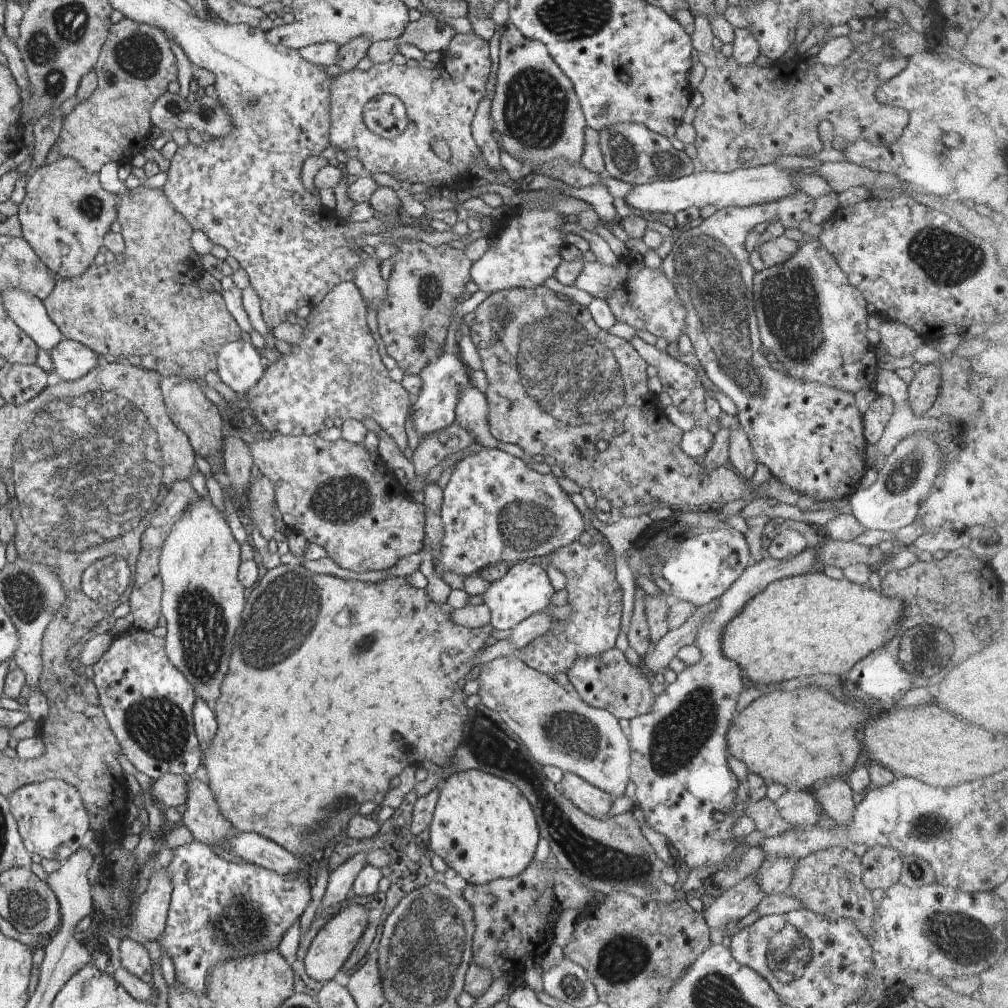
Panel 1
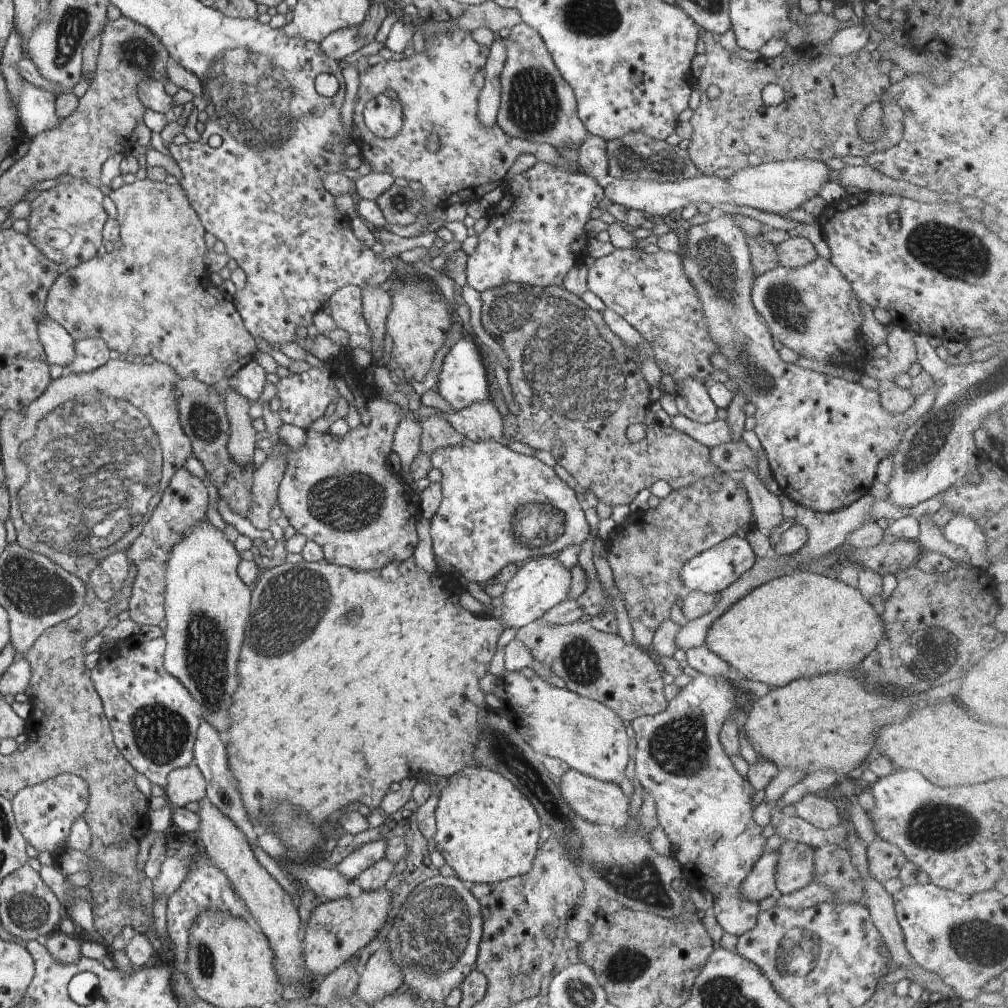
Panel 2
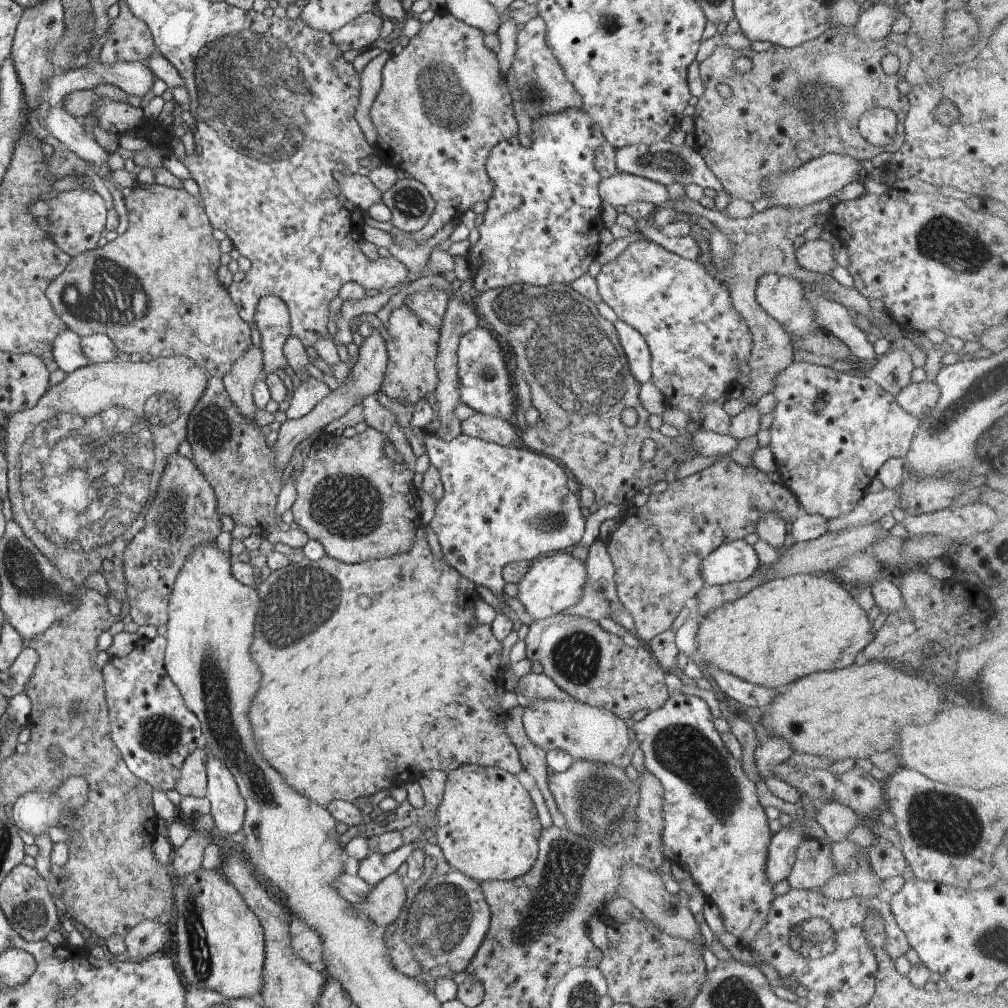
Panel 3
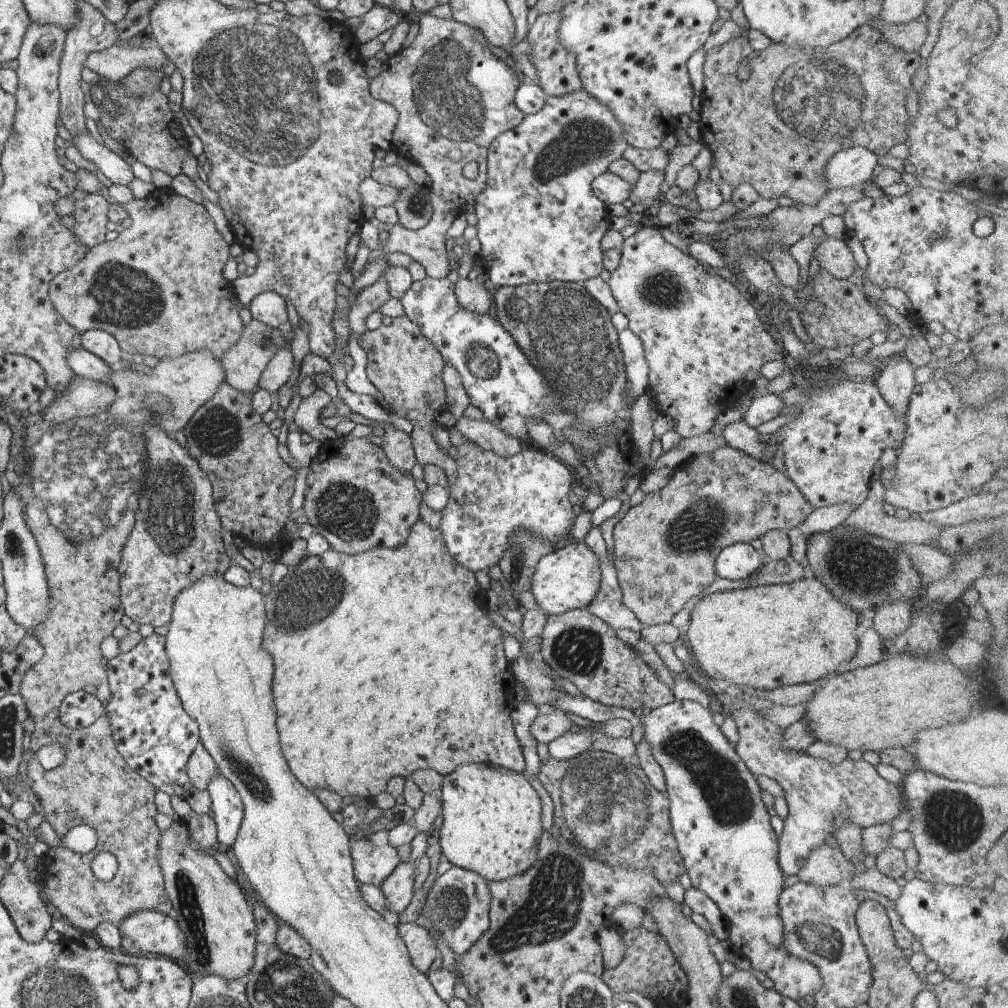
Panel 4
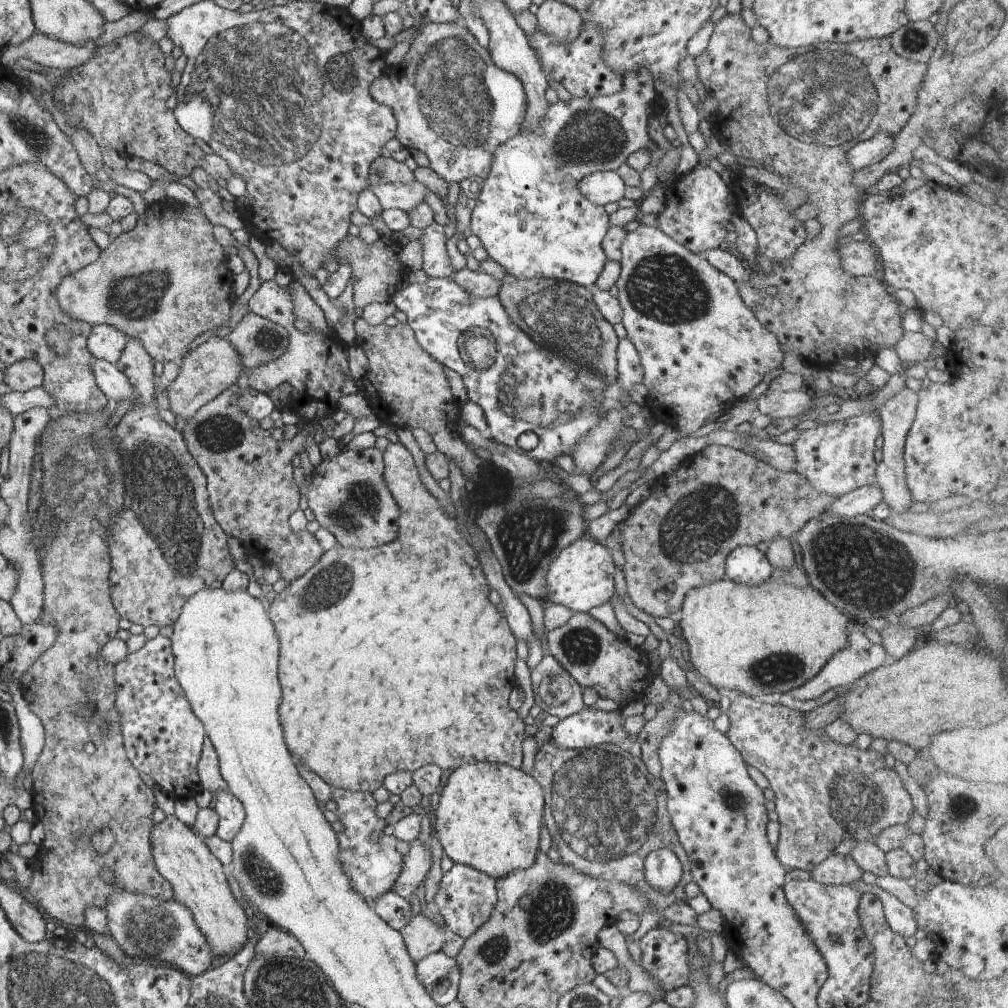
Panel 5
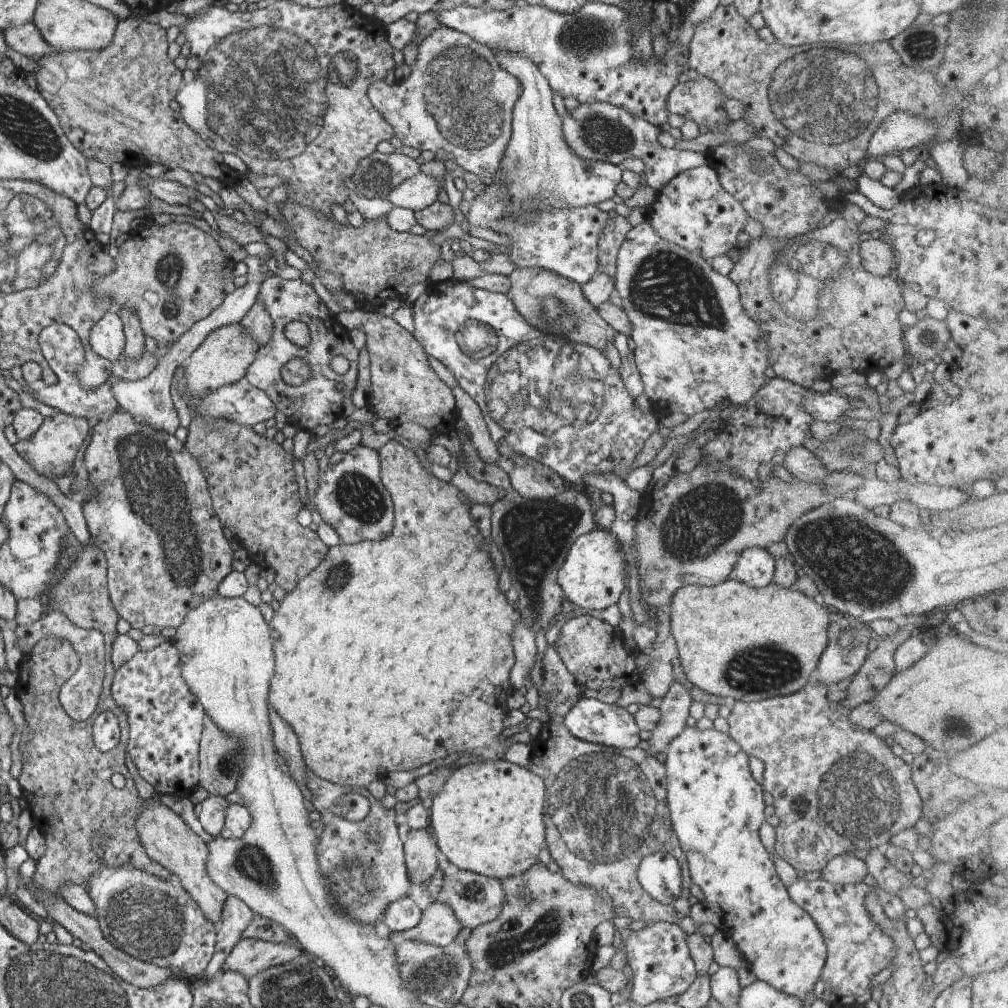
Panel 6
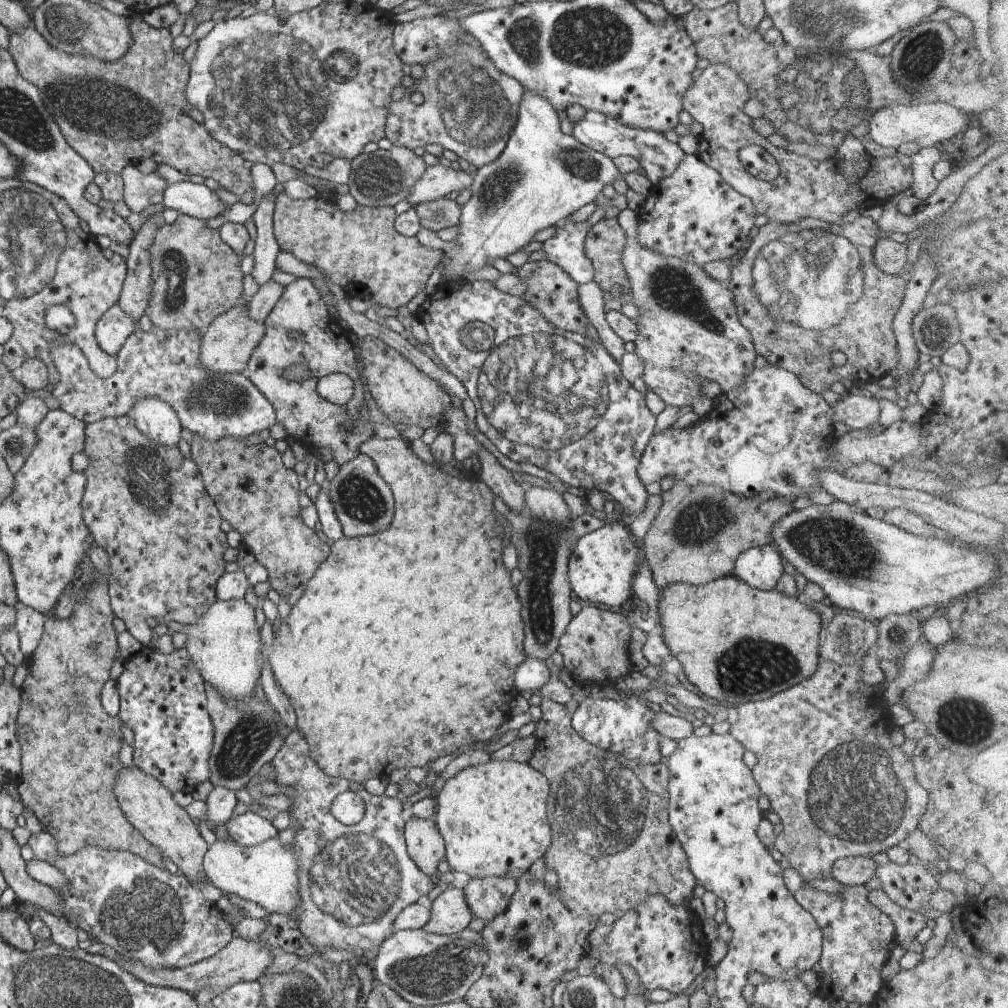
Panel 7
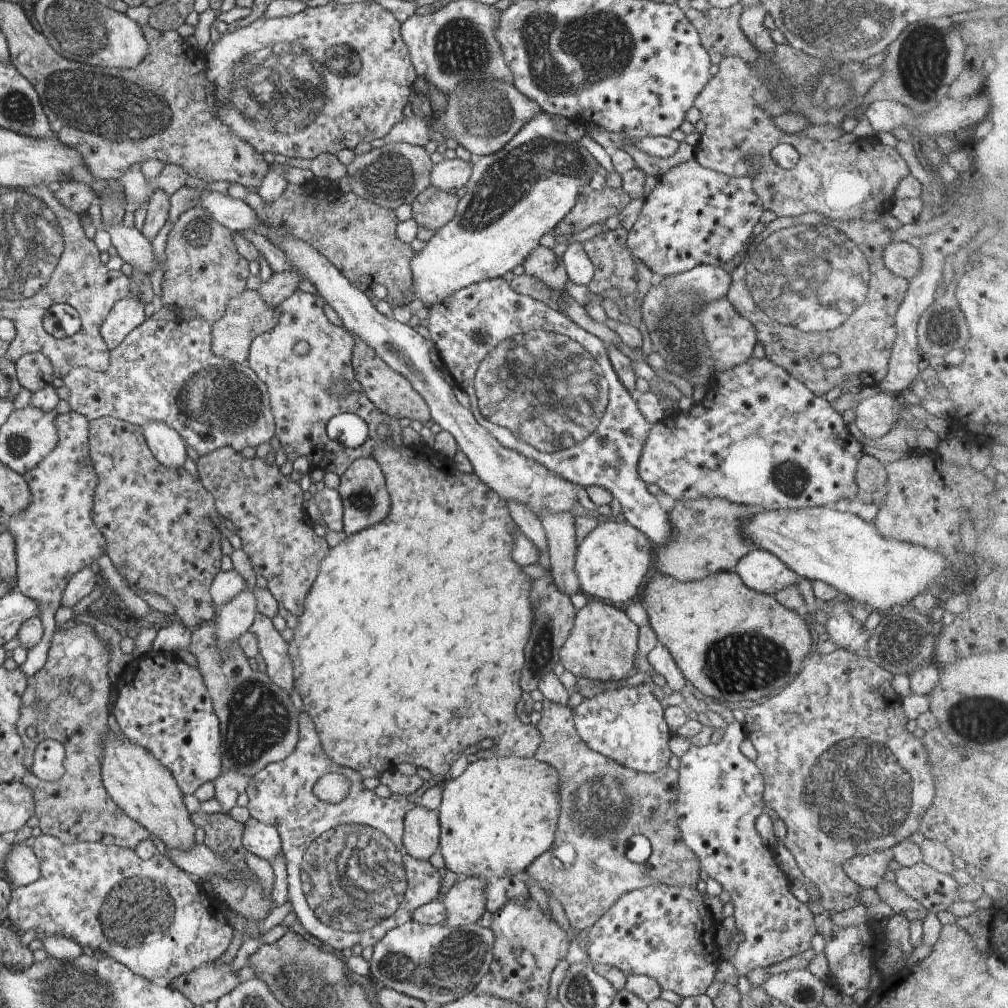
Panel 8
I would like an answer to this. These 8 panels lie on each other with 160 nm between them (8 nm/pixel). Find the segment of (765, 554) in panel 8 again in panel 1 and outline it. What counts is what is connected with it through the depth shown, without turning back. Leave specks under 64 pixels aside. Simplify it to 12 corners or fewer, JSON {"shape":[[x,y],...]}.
{"shape":[[744,535],[682,540],[659,574],[672,600],[719,599],[752,564]]}

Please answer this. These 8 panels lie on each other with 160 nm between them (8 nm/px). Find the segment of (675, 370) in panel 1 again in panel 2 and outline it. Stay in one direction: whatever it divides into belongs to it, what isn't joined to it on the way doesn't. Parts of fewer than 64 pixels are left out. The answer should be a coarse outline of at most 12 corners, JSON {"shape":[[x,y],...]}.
{"shape":[[690,376],[676,384],[680,414],[701,424],[717,421],[709,384]]}

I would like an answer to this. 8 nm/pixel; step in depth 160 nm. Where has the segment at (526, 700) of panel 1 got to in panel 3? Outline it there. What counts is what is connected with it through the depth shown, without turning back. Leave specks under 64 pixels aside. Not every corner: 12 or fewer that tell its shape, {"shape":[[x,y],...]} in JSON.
{"shape":[[534,699],[526,734],[546,753],[620,762],[630,723],[588,703]]}

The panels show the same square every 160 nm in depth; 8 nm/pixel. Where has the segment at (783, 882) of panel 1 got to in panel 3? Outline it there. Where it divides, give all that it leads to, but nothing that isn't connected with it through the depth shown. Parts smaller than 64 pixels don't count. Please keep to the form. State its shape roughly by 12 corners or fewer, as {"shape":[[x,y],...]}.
{"shape":[[808,839],[796,848],[787,882],[819,890],[838,874],[832,843]]}

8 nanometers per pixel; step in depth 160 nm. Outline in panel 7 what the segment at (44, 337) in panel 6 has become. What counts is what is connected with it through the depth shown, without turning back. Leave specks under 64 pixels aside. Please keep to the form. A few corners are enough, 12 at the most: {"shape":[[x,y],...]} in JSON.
{"shape":[[138,328],[98,377],[76,344],[49,356],[62,411],[94,423],[143,397],[198,440],[277,423],[243,372],[200,368],[198,330]]}

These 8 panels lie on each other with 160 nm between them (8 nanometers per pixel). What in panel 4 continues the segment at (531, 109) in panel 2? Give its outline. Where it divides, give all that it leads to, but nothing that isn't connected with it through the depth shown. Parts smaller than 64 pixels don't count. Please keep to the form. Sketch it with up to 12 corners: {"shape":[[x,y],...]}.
{"shape":[[560,12],[526,34],[547,98],[582,90],[576,56],[558,40]]}

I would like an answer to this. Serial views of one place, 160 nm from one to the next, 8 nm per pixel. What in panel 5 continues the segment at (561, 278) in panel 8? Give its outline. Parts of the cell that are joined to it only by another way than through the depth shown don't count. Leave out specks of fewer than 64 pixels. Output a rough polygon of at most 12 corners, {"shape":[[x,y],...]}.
{"shape":[[506,274],[512,322],[620,400],[613,324],[589,288]]}

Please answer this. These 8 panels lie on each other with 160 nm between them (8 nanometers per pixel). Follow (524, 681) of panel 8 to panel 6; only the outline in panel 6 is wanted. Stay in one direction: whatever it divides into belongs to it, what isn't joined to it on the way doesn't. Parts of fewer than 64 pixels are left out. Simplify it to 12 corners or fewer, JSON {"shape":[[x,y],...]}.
{"shape":[[587,492],[491,507],[490,542],[545,634],[567,608],[557,574],[597,528]]}

